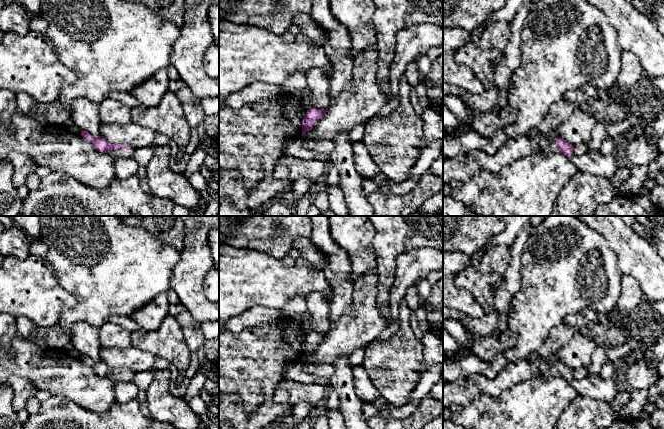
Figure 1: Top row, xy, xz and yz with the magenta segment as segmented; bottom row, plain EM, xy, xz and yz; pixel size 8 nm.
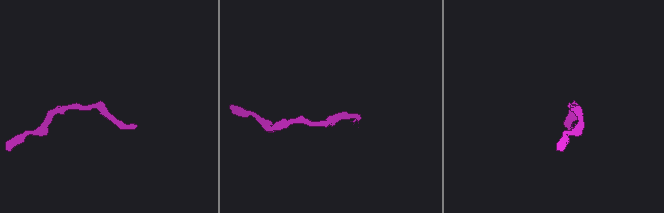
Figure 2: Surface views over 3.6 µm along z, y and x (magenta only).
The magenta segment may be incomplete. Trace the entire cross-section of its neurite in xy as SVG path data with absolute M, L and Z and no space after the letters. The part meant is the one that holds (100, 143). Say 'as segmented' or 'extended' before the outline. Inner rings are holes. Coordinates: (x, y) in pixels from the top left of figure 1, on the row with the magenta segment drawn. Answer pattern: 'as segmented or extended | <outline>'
extended | M81 130L81 136L92 143L97 151L108 153L114 159L132 158L135 149L127 144L111 144L105 138L94 137L86 131Z

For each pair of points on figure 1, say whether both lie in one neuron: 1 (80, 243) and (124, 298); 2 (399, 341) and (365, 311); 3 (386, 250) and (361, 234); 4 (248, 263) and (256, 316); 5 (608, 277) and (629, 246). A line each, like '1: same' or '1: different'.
1: same
2: different
3: different
4: different
5: different

